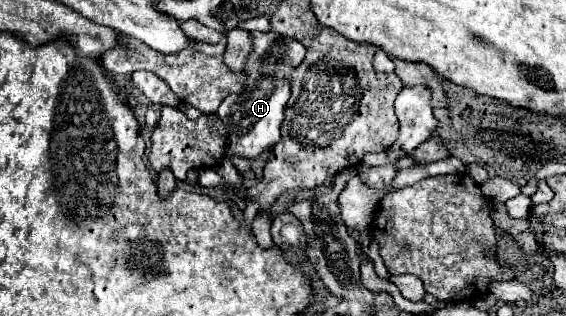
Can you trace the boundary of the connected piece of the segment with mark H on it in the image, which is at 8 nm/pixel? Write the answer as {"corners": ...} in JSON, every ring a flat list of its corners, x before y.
{"corners":[[249,32,253,34,253,54,245,62,243,72,249,74,245,90,239,94,229,94,225,102,217,108,217,116,223,120,225,130,229,132,229,152,241,158,257,158,261,152,267,152,281,140,279,128,283,122,285,104,291,96,291,74,305,58,305,46,291,36,275,32]]}

